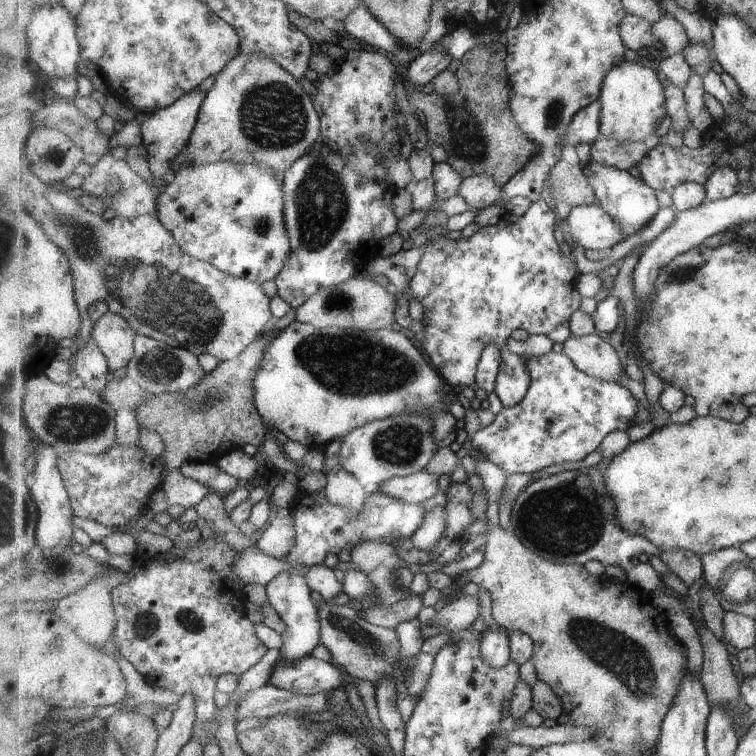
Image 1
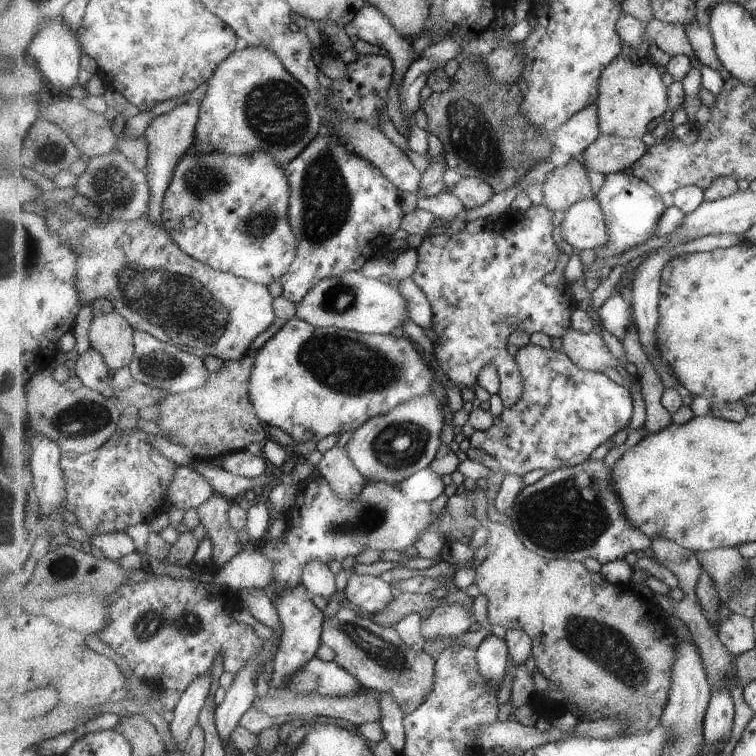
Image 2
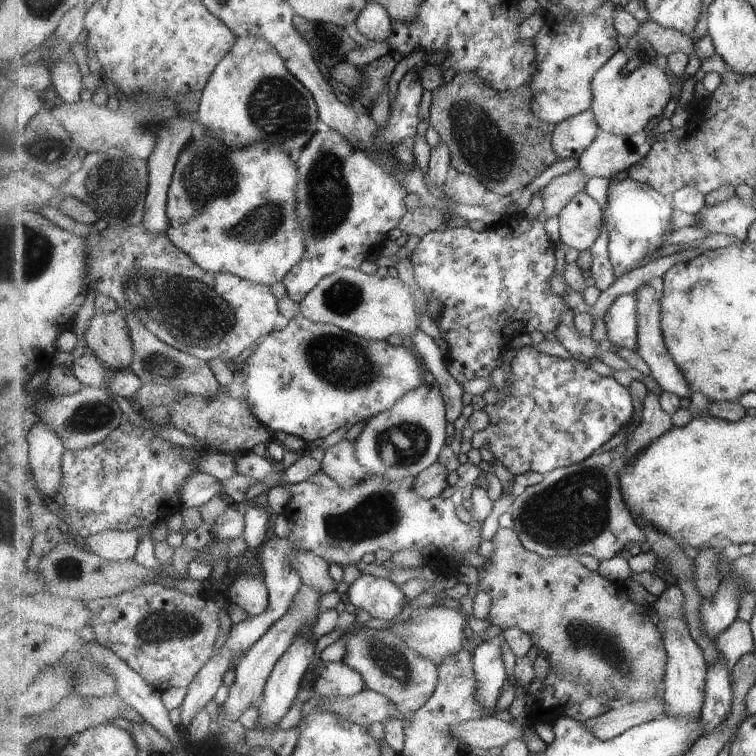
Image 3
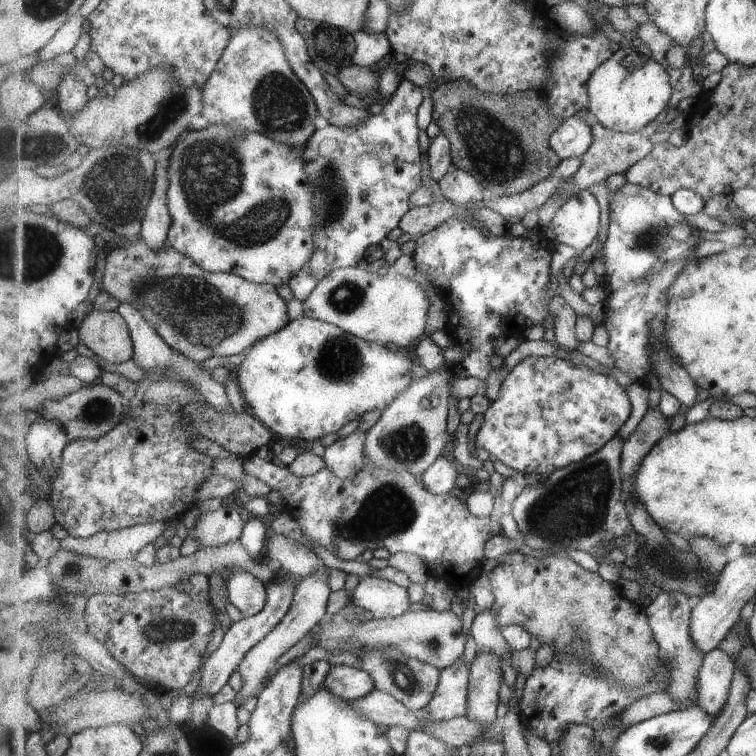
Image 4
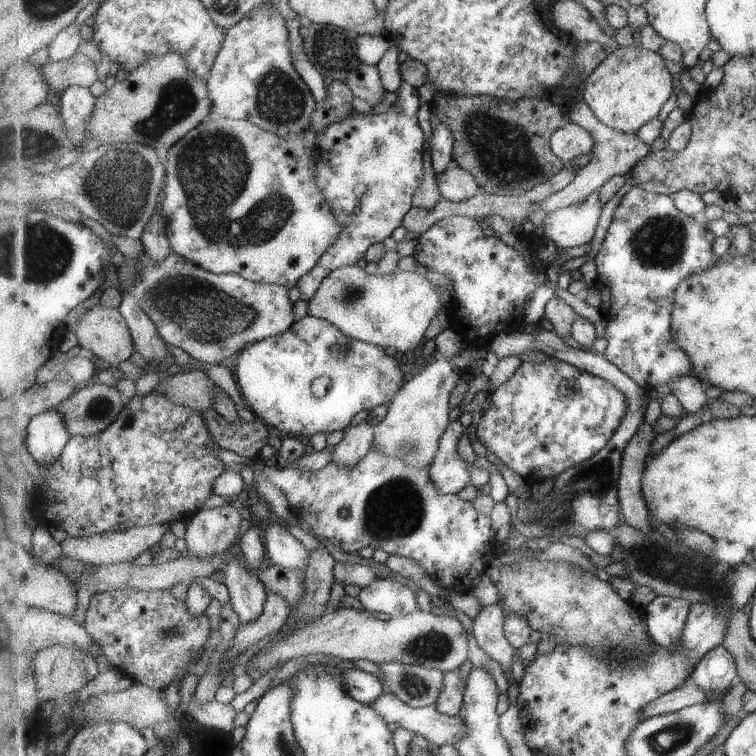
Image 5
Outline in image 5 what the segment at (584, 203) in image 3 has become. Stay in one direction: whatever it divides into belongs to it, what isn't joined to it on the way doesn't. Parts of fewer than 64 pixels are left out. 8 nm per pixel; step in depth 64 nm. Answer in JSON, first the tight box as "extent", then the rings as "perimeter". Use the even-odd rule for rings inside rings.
{"extent":[539,191,601,248],"perimeter":[[[595,191],[585,202],[551,211],[539,233],[559,248],[583,246],[593,240],[601,218],[601,200]]]}

